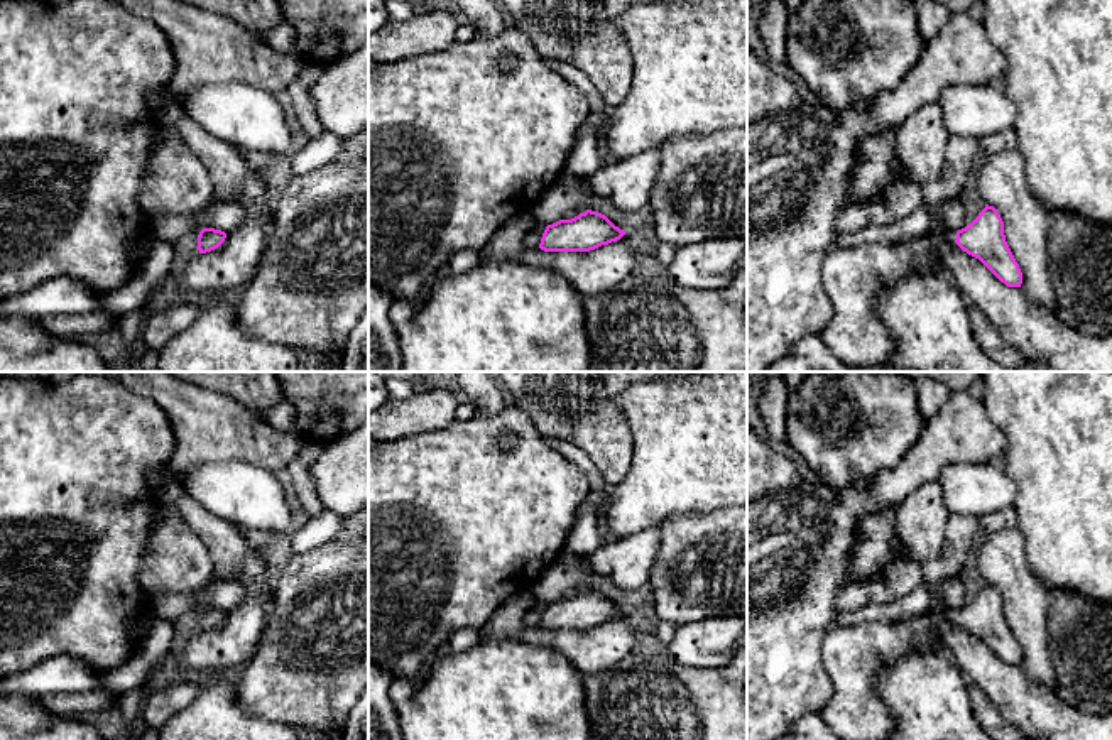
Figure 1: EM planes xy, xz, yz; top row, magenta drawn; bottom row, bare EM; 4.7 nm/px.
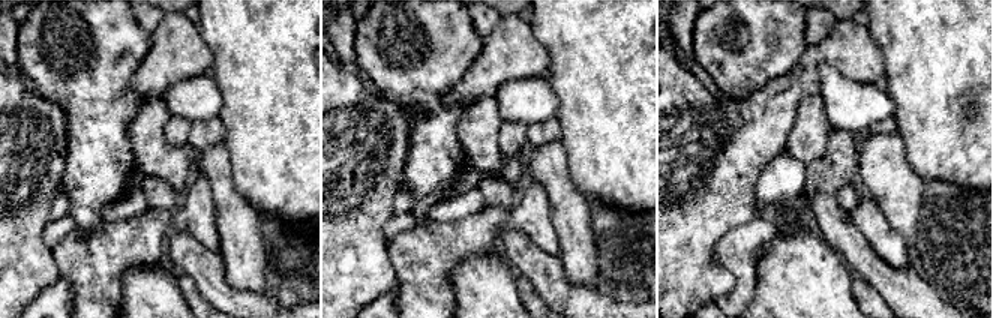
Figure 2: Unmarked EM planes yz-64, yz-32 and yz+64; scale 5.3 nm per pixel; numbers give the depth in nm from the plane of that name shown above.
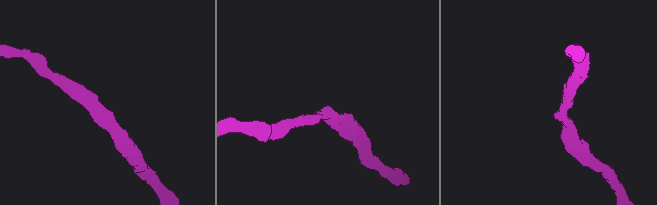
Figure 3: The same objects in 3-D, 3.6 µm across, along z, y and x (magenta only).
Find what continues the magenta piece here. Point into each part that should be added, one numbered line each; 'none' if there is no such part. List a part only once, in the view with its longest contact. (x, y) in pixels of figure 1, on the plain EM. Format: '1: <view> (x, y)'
1: yz (854, 658)

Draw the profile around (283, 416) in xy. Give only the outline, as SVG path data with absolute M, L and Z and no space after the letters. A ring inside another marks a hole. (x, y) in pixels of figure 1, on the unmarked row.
M286 399L277 405L269 407L267 411L260 412L260 416L275 429L284 433L297 433L297 414L291 402Z

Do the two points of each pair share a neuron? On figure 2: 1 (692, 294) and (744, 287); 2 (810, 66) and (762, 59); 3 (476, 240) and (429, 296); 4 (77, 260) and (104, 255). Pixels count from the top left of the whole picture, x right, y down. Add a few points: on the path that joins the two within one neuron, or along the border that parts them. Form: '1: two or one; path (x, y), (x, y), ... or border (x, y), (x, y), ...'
1: two; border (716, 257), (732, 275), (734, 287), (713, 300)
2: two; border (807, 47), (785, 74), (767, 83)
3: one; path (459, 245), (429, 275), (429, 279)
4: one; path (83, 260), (98, 260)

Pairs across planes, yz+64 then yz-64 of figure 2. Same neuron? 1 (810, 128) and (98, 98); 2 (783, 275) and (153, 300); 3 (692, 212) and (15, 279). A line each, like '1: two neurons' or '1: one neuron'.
1: two neurons
2: one neuron
3: one neuron

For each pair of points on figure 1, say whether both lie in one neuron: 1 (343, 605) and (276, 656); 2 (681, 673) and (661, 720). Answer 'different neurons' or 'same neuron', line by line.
1: same neuron
2: same neuron

